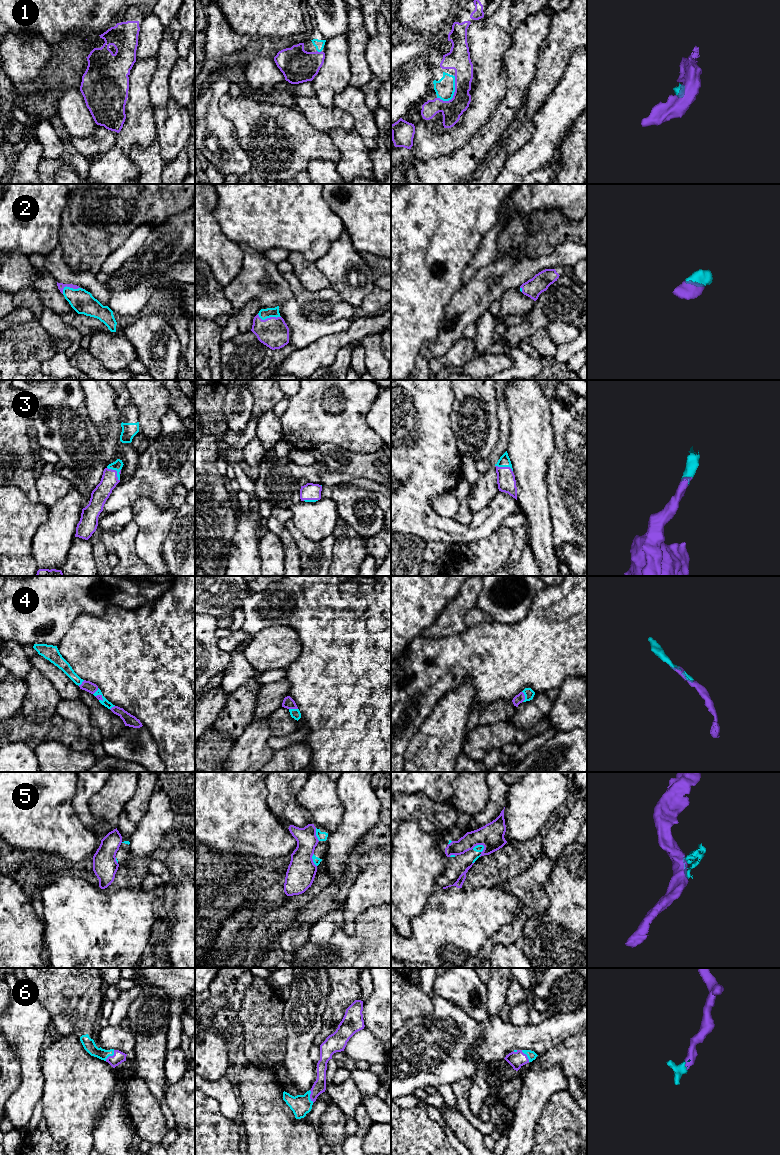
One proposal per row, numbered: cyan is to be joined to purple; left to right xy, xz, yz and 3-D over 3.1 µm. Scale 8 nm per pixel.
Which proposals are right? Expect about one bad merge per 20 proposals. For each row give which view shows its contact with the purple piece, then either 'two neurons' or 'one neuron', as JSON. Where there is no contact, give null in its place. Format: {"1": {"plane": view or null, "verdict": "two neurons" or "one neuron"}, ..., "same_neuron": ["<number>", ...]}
{"1": {"plane": "yz", "verdict": "one neuron"}, "2": {"plane": "xz", "verdict": "one neuron"}, "3": {"plane": "xy", "verdict": "one neuron"}, "4": {"plane": "yz", "verdict": "one neuron"}, "5": {"plane": "yz", "verdict": "two neurons"}, "6": {"plane": "xy", "verdict": "one neuron"}, "same_neuron": ["1", "2", "3", "4", "6"]}

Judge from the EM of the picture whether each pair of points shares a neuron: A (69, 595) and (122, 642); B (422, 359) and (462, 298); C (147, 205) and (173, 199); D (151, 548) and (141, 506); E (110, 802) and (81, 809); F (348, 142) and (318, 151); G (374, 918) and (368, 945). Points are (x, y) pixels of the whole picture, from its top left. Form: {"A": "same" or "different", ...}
{"A": "different", "B": "same", "C": "same", "D": "same", "E": "different", "F": "different", "G": "same"}

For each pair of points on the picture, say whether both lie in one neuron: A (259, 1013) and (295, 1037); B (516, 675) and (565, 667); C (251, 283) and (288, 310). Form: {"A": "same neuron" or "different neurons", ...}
{"A": "different neurons", "B": "same neuron", "C": "same neuron"}

